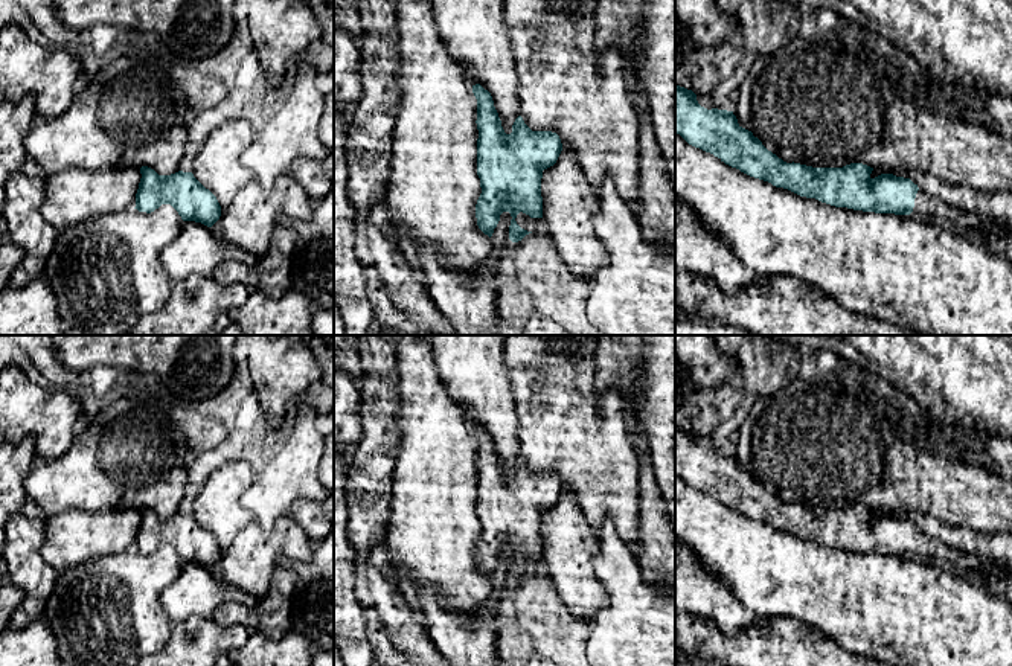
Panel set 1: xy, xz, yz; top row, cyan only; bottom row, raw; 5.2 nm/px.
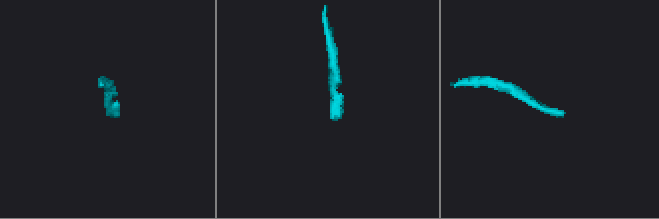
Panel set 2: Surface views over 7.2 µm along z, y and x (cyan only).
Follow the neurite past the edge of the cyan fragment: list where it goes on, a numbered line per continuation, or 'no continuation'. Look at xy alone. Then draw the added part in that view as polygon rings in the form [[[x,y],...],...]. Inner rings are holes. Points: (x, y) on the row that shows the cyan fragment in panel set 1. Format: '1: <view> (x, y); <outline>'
no continuation

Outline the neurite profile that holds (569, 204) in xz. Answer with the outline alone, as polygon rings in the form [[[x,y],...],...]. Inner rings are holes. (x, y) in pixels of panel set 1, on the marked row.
[[[561,151],[556,163],[543,171],[543,219],[547,236],[570,271],[591,280],[608,264],[605,244],[596,235],[596,195],[575,154]]]

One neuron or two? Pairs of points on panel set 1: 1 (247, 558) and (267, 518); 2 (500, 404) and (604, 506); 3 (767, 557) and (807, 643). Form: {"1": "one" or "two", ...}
{"1": "two", "2": "two", "3": "two"}

